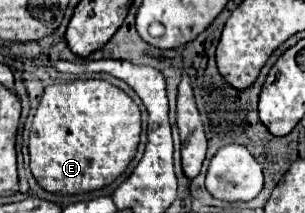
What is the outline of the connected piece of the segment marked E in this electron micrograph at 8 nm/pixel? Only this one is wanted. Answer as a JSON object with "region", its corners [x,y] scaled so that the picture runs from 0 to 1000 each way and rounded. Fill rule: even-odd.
{"region":[[[243,376],[157,404],[111,535],[92,704],[98,798],[157,901],[256,911],[334,883],[393,826],[459,667],[459,507],[354,376]]]}

